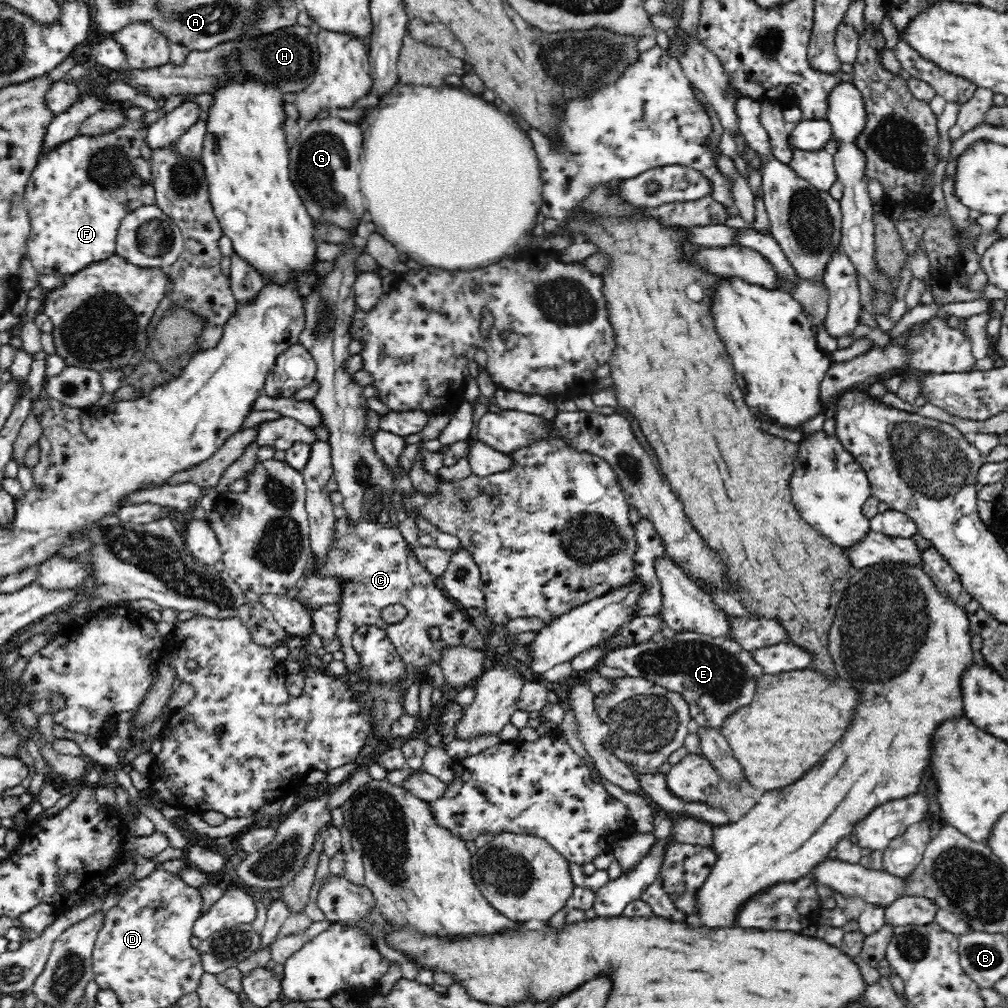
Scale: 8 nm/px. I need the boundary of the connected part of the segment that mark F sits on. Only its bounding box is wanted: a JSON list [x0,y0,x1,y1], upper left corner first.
[23,126,156,278]

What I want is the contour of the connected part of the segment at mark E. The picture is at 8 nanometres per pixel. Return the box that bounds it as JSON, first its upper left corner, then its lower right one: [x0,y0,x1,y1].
[601,631,764,730]

